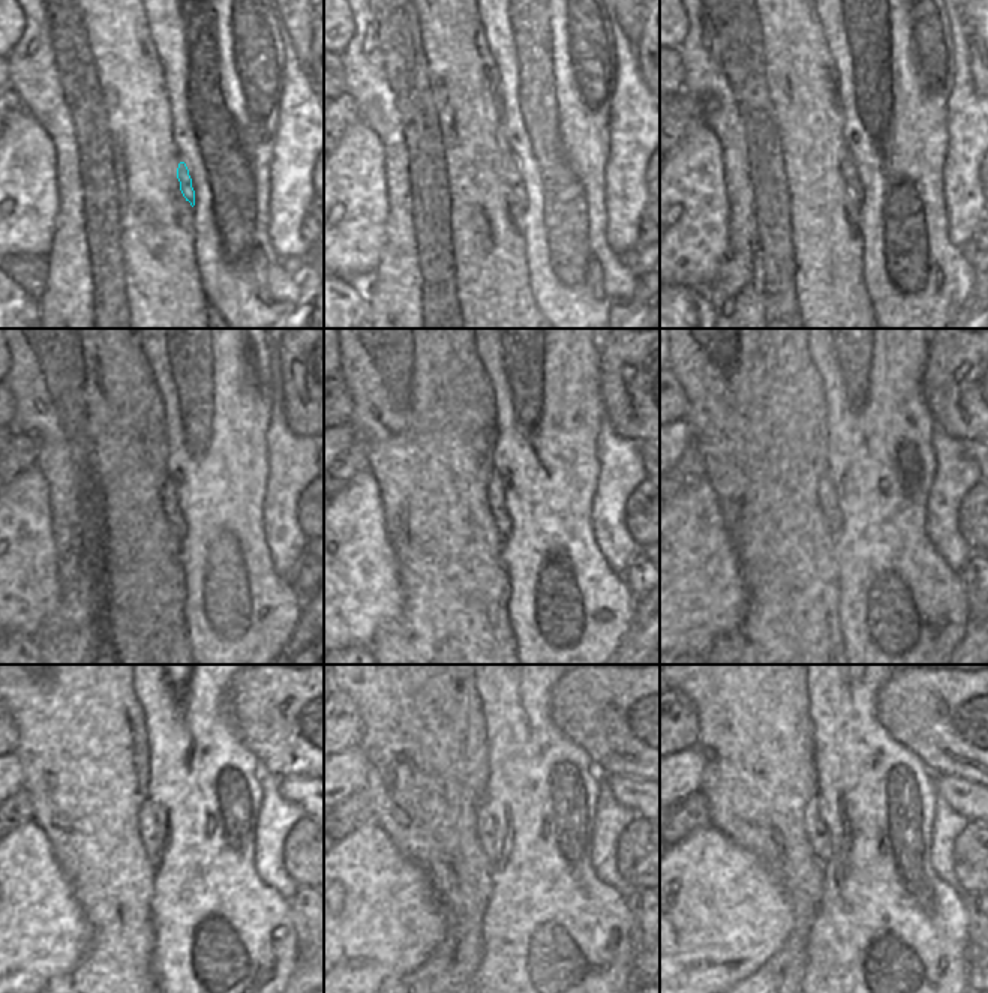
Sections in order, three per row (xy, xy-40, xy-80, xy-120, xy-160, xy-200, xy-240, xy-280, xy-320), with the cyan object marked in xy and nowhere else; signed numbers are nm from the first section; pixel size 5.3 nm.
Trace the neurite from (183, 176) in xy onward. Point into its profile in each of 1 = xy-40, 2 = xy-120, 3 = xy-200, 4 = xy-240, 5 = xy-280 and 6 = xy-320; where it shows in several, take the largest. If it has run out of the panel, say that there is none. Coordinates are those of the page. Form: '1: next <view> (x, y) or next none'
1: next xy-40 (513, 173)
2: next xy-120 (173, 513)
3: next xy-200 (832, 516)
4: next xy-240 (149, 828)
5: next xy-280 (485, 822)
6: next xy-320 (817, 834)

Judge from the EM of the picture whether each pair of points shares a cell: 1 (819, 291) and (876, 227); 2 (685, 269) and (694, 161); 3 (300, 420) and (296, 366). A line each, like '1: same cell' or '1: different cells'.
1: different cells
2: same cell
3: same cell

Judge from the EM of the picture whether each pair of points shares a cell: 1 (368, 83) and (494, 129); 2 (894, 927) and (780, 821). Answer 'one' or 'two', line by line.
1: one
2: two

